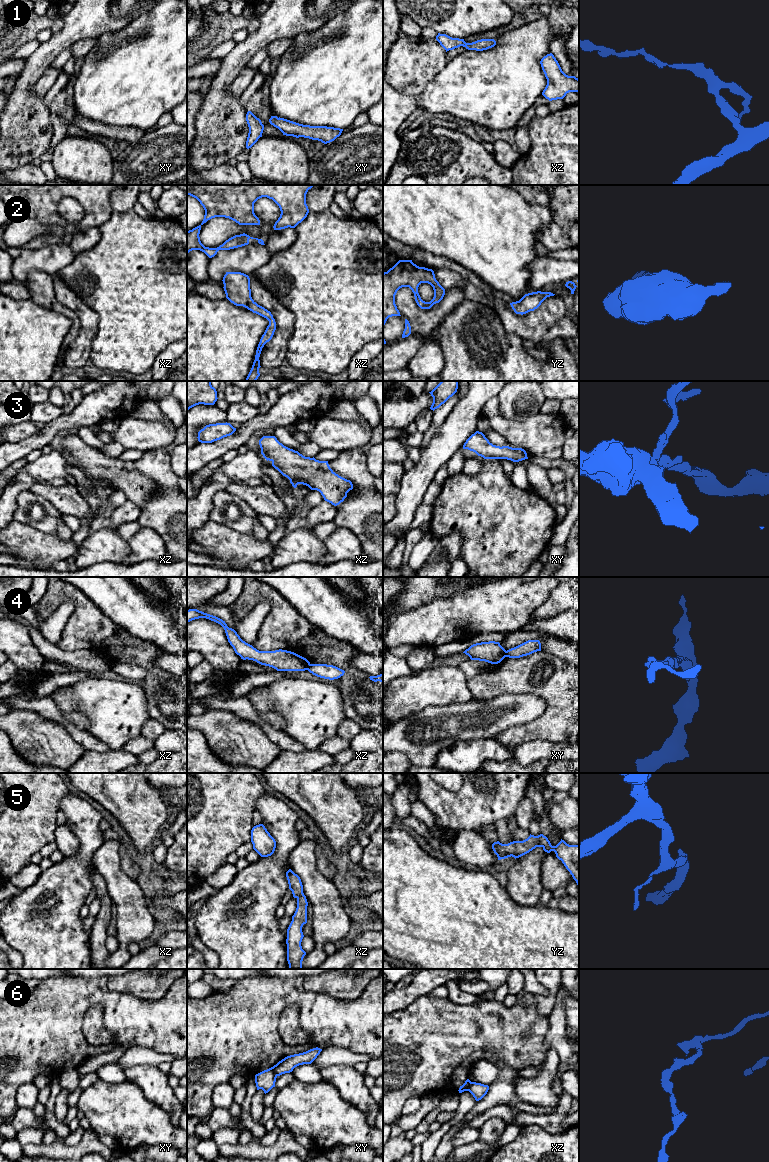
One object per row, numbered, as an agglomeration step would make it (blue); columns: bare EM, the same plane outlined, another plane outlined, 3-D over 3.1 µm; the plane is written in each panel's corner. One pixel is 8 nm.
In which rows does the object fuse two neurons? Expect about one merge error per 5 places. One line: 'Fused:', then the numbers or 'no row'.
Fused: 4, 6

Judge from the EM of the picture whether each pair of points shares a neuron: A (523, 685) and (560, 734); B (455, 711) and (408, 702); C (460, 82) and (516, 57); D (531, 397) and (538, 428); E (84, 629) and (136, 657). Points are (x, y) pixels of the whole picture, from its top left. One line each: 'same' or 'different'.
A: same
B: different
C: same
D: different
E: same

